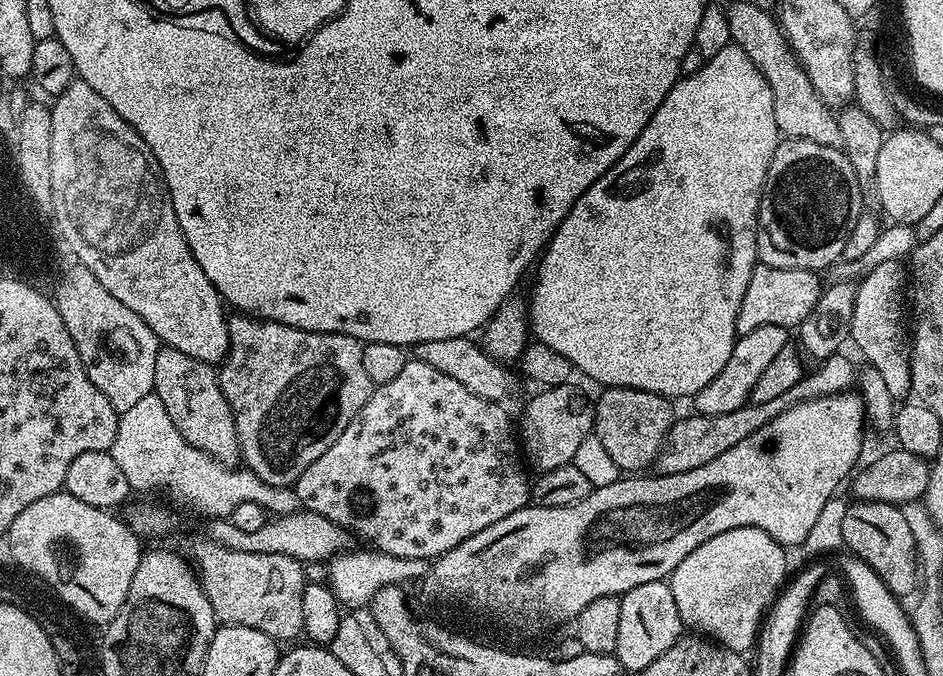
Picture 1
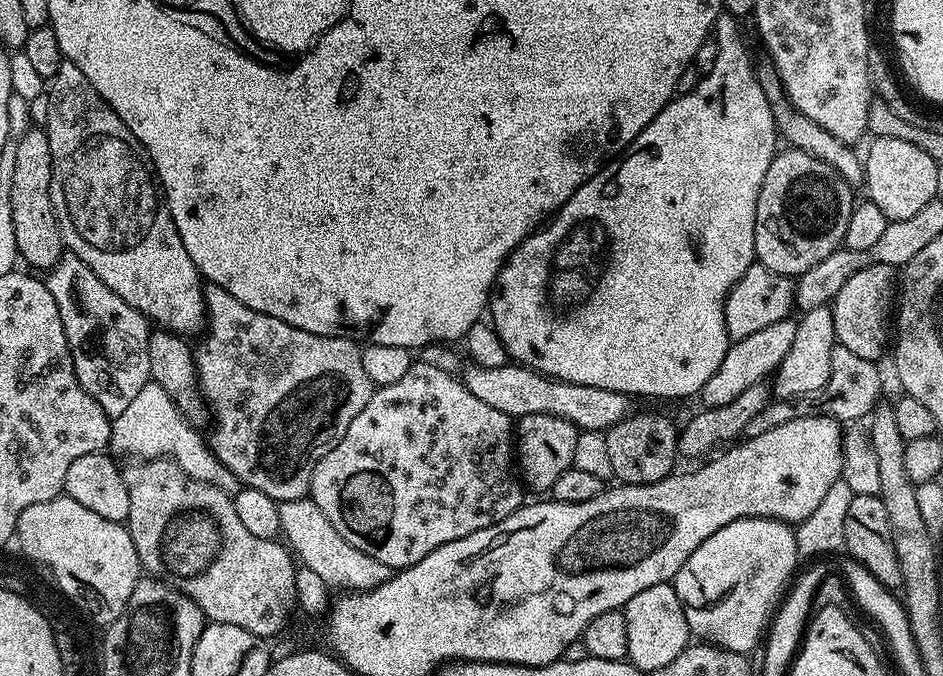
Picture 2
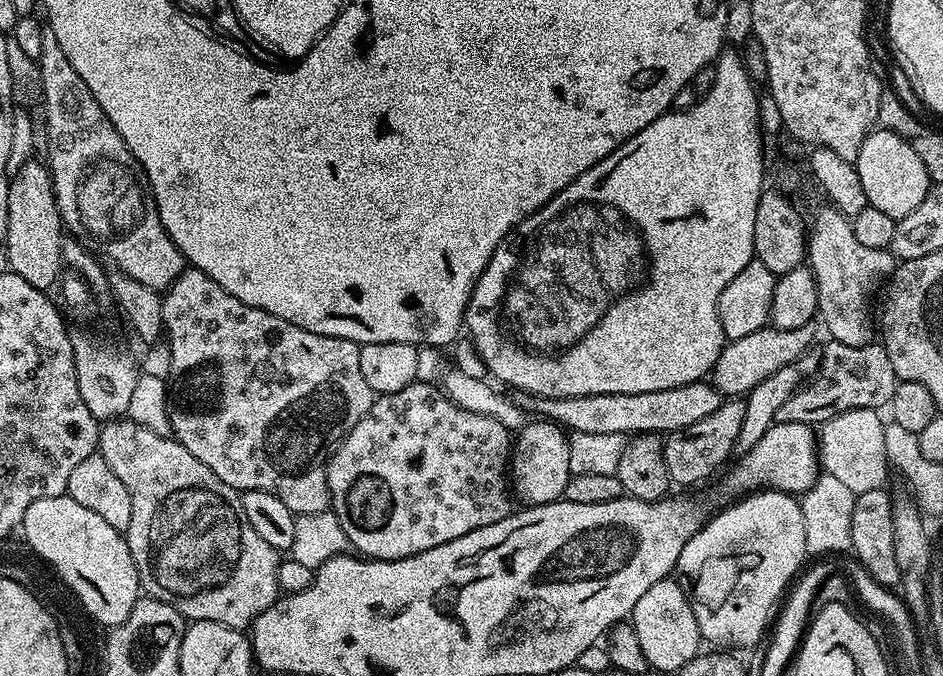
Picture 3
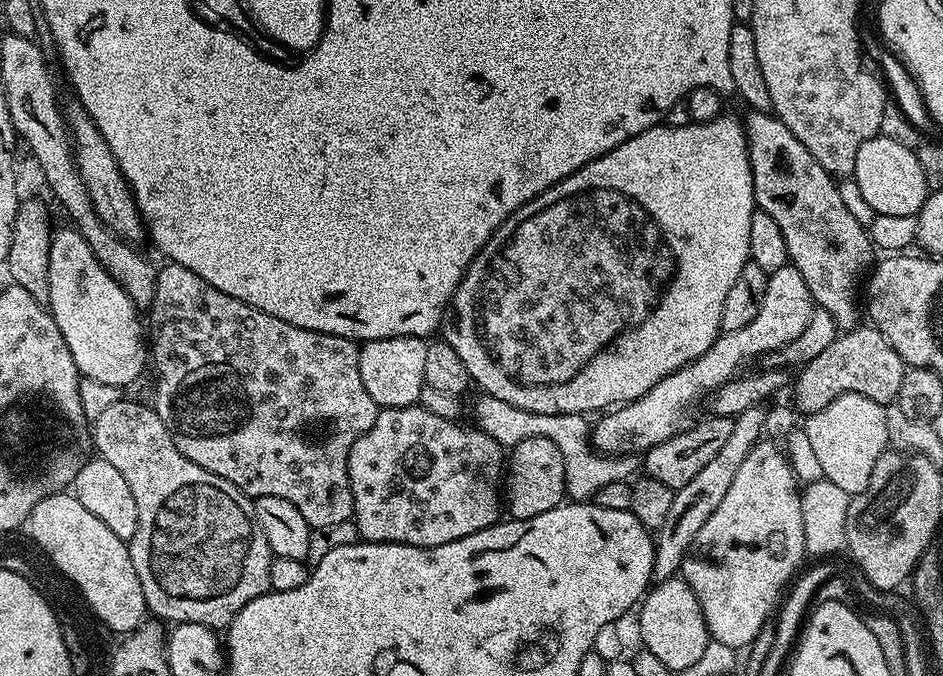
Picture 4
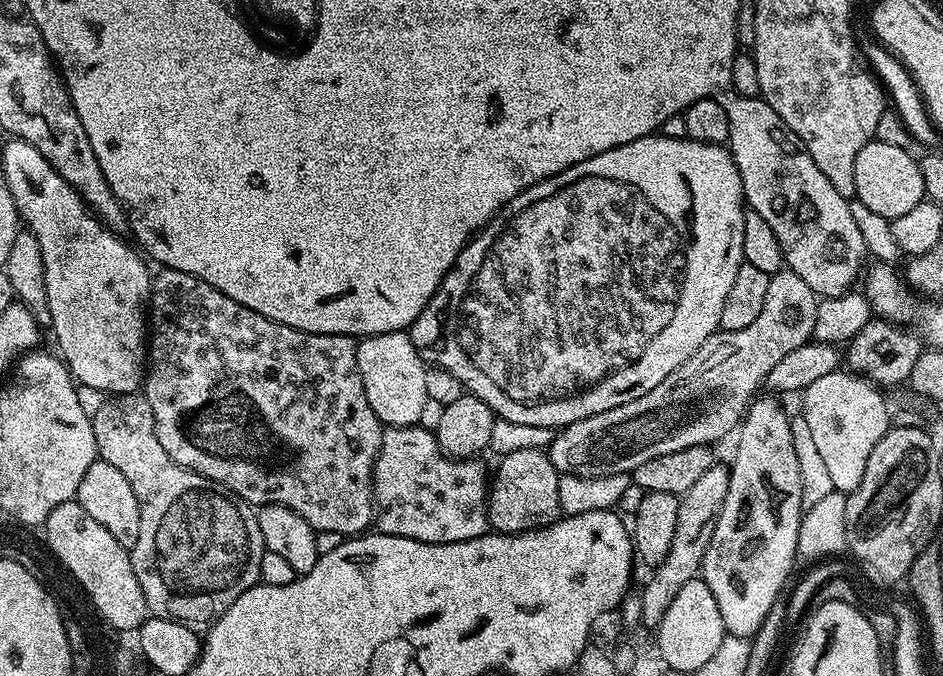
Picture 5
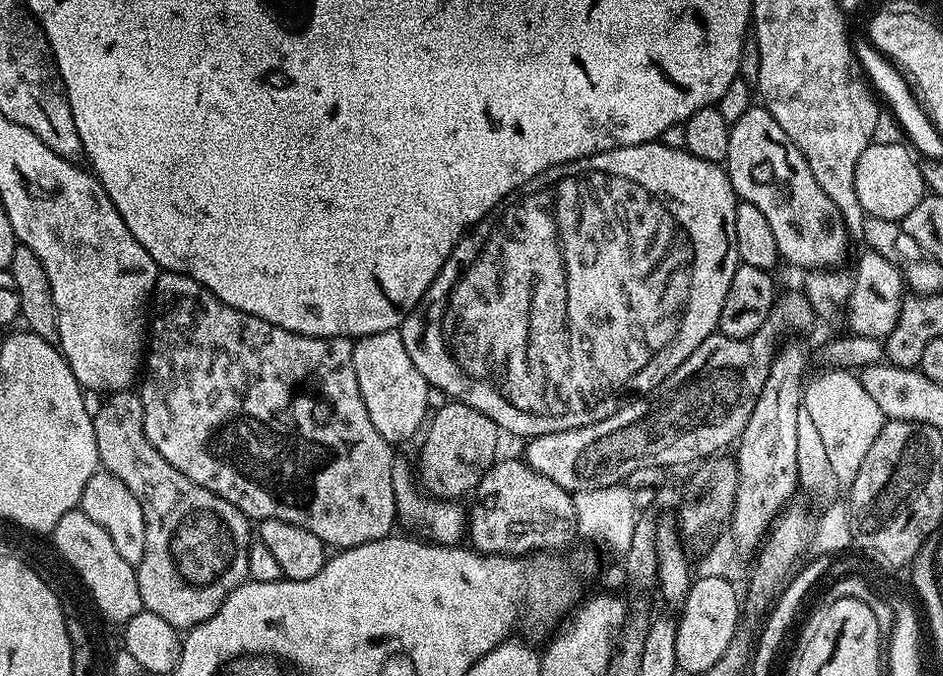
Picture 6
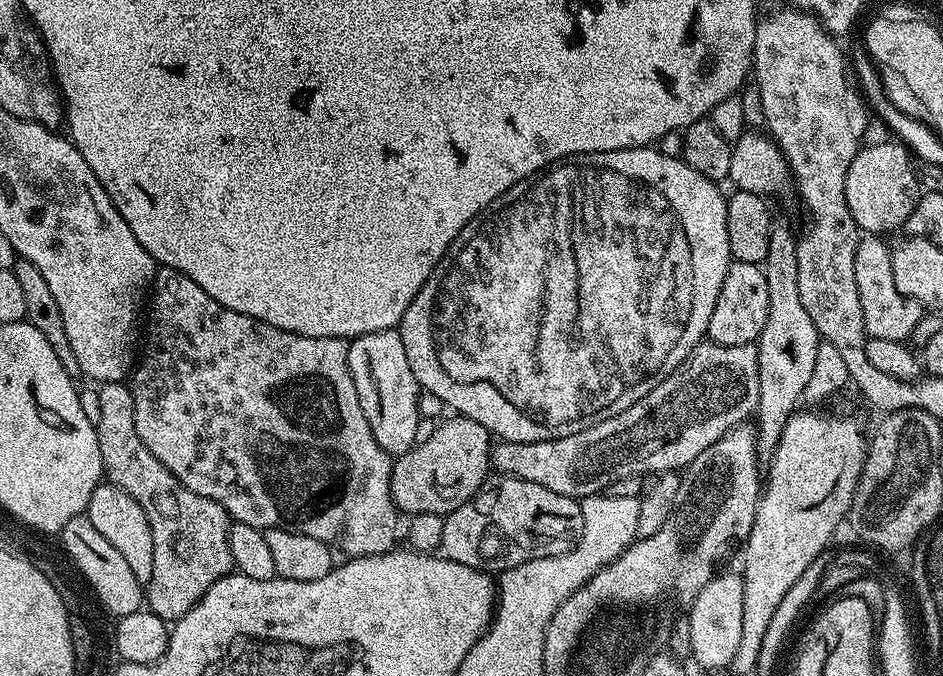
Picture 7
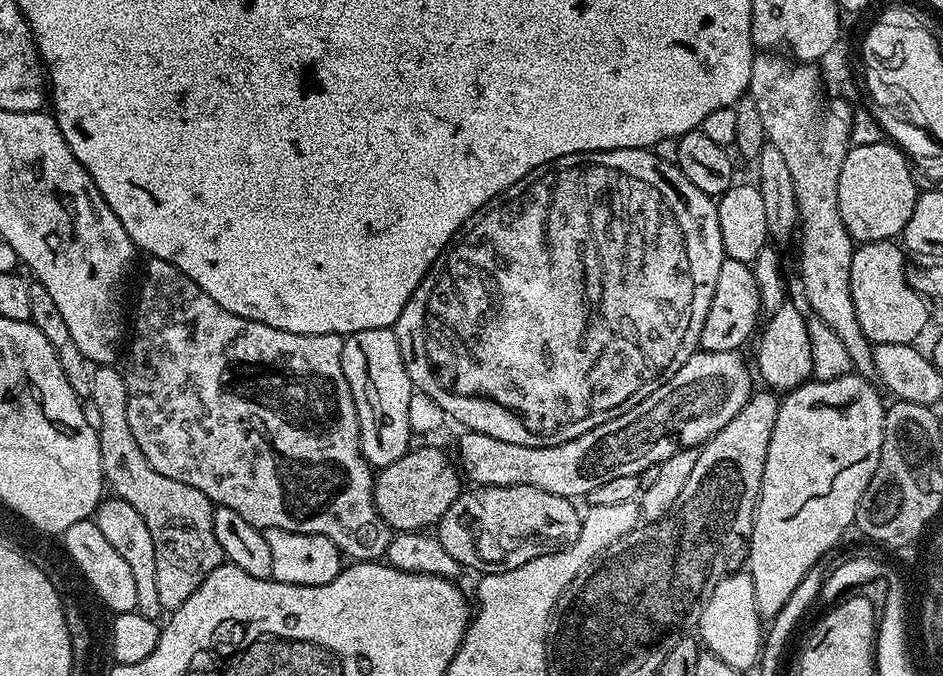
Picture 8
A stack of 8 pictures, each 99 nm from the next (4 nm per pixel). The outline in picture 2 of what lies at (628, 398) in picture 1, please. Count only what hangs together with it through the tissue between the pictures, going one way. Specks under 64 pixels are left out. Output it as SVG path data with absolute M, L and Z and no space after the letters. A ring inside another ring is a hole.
M633 411L622 422L618 422L613 428L604 433L606 438L606 451L610 453L610 466L613 477L620 484L653 484L662 478L672 475L677 467L677 425L672 425L672 420L668 416L663 416L660 412L639 412Z

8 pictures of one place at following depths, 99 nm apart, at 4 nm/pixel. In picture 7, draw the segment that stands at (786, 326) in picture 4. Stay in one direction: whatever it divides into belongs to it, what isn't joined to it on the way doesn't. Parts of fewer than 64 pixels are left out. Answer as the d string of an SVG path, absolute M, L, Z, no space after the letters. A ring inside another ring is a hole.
M701 342L692 353L650 394L646 394L630 410L606 422L598 422L578 434L570 434L557 440L542 442L500 442L491 449L491 467L499 475L526 478L526 482L538 482L554 494L566 494L583 498L603 493L619 479L630 475L643 477L647 473L663 474L673 470L683 470L706 450L724 432L729 432L737 424L743 424L756 411L758 402L758 358L755 344L742 346L722 346L711 342Z

